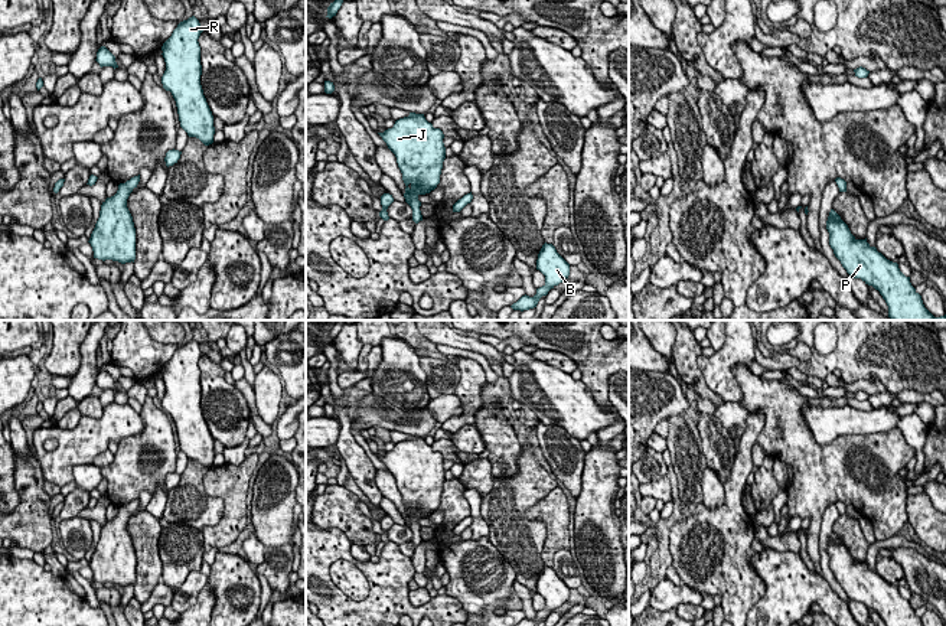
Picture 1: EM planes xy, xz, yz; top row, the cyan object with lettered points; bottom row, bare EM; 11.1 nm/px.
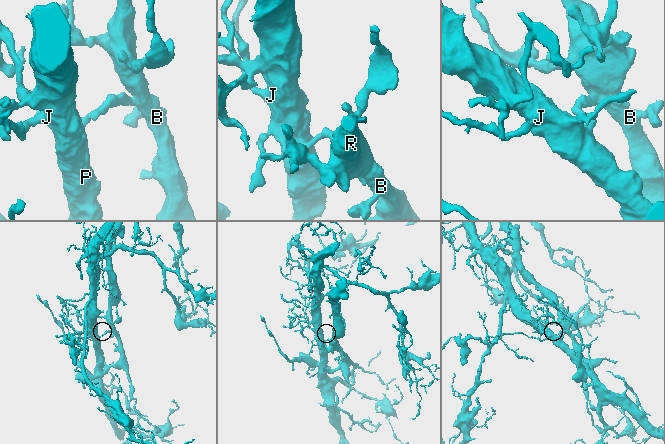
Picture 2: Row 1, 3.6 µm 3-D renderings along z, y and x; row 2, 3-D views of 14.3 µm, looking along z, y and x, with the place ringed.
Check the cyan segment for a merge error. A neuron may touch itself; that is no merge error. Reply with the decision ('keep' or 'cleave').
cleave

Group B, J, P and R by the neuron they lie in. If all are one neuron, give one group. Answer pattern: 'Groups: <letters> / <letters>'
Groups: B R / J P

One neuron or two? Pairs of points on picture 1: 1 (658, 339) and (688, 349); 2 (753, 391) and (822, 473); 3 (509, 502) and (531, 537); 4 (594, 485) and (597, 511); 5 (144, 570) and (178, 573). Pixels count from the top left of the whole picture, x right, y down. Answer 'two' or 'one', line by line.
1: two
2: one
3: one
4: one
5: two

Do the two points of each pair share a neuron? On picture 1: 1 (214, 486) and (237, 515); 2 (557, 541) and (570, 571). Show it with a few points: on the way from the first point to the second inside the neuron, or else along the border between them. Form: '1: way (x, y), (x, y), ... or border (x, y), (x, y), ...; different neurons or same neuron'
1: way (222, 491), (235, 507); same neuron
2: border (567, 548), (560, 548), (554, 554), (551, 566); different neurons

